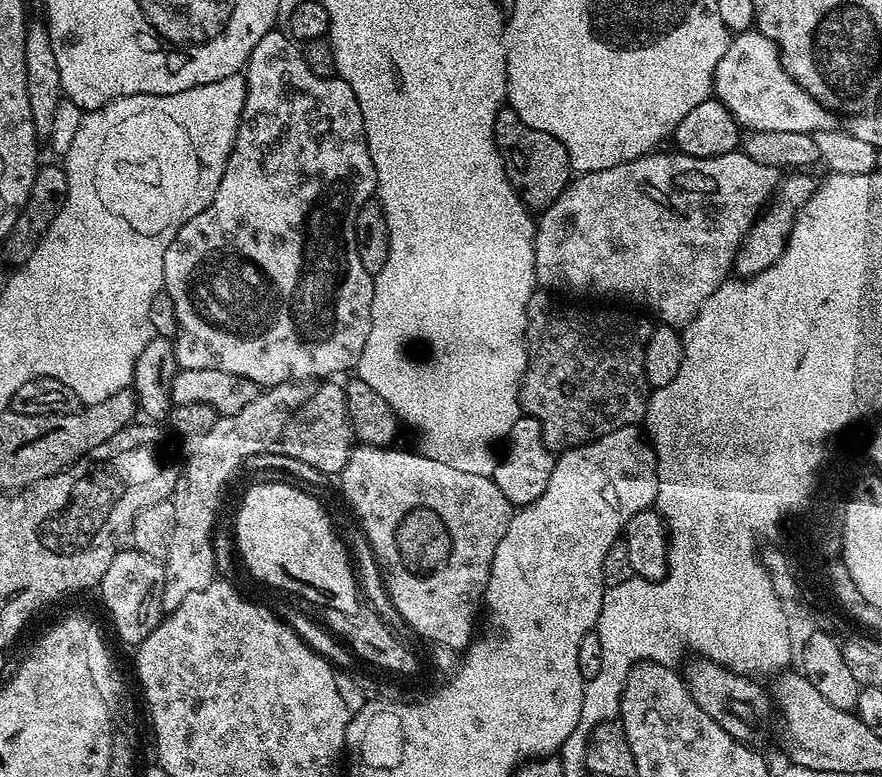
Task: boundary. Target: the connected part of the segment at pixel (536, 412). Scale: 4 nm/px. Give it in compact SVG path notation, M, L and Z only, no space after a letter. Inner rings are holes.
M537 290L528 303L528 365L520 382L520 406L523 415L533 416L542 426L544 445L553 454L559 454L591 445L599 441L599 436L608 436L639 420L641 423L647 417L650 376L644 370L644 351L654 324L640 316L567 308L555 298L547 291Z

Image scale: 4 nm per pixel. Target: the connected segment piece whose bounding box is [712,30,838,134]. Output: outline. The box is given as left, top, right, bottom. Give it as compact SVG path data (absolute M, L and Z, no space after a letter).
M749 30L747 32L737 32L728 41L726 54L722 54L722 62L718 62L716 73L712 79L715 99L720 100L734 114L734 118L740 123L741 129L748 132L757 132L758 130L798 130L799 132L811 132L813 134L822 130L830 130L837 127L837 113L824 108L782 66L780 61L780 51L776 44L770 42L760 32Z

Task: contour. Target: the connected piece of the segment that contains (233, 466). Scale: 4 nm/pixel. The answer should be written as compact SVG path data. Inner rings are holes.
M291 380L285 384L275 384L273 388L264 388L236 414L217 418L206 435L195 441L196 449L180 481L179 476L175 481L170 497L174 506L174 535L170 537L170 550L162 562L162 606L165 613L182 606L182 601L189 594L206 590L206 586L217 579L212 539L217 527L216 511L220 508L228 479L239 470L243 460L244 463L251 461L252 457L262 456L277 447L288 420L312 397L313 391L313 385L306 380Z

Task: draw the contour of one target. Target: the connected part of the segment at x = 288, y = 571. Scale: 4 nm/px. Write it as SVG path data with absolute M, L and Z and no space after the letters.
M256 482L253 488L244 492L240 500L240 509L236 512L236 532L234 544L239 559L264 584L272 588L281 588L284 592L293 592L304 600L320 608L333 608L345 614L353 612L362 598L358 587L356 569L352 563L349 549L340 541L340 534L333 525L333 517L324 513L317 497L303 492L294 486L282 486L271 482Z

